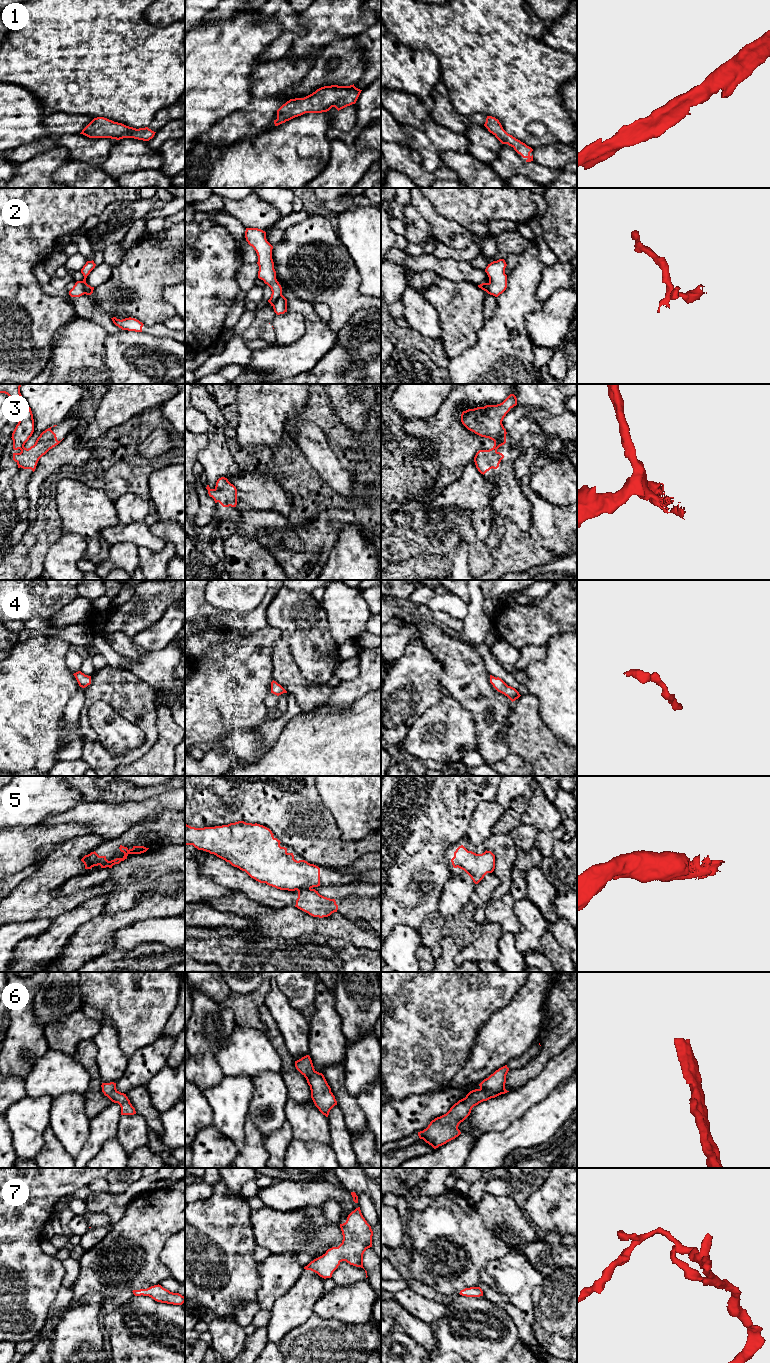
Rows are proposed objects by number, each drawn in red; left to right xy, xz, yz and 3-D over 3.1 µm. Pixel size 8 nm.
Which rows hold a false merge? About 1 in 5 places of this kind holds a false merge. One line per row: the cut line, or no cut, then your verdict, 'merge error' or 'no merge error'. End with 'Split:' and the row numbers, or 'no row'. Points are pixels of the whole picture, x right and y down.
1: cut none; no merge error
2: cut xy (82, 281), (85, 293); merge error
3: cut none; no merge error
4: cut none; no merge error
5: cut xz (310, 887), (297, 890); merge error
6: cut none; no merge error
7: cut none; no merge error
Split: 2, 5

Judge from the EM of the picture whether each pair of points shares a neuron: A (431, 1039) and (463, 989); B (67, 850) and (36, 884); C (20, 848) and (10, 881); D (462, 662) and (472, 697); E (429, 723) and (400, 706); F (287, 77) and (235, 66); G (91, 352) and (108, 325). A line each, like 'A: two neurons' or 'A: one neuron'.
A: one neuron
B: one neuron
C: two neurons
D: one neuron
E: two neurons
F: two neurons
G: two neurons

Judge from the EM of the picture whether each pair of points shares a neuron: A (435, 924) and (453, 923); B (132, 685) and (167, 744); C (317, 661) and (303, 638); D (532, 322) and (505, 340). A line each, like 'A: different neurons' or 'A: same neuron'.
A: different neurons
B: different neurons
C: same neuron
D: different neurons

